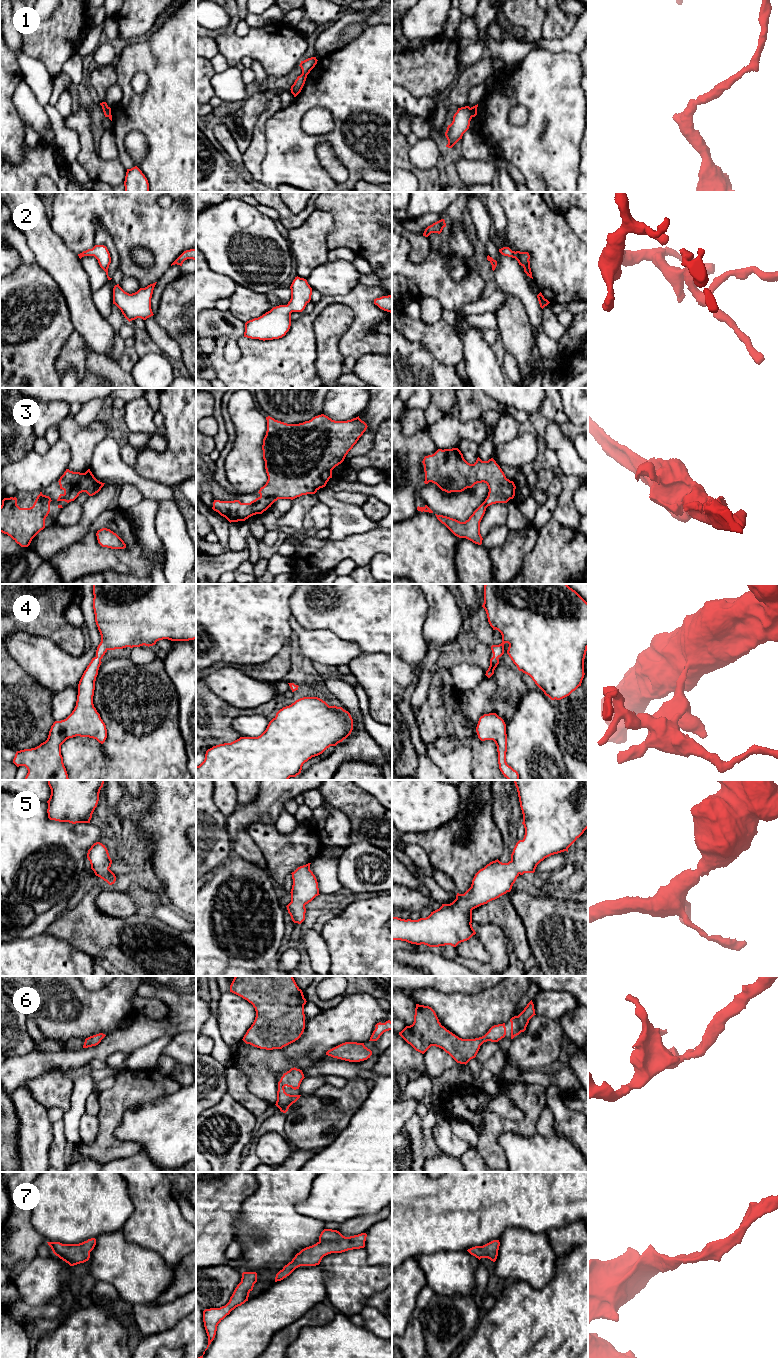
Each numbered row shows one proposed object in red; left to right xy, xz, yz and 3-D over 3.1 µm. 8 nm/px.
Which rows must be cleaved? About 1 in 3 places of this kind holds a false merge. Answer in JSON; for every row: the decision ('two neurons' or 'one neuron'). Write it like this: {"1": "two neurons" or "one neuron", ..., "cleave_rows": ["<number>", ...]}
{"1": "two neurons", "2": "one neuron", "3": "one neuron", "4": "one neuron", "5": "one neuron", "6": "one neuron", "7": "one neuron", "cleave_rows": ["1"]}

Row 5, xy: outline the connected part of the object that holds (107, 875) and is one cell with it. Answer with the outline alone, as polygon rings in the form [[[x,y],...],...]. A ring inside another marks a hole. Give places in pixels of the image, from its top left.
[[[100,842],[94,843],[88,850],[87,858],[90,861],[91,869],[95,875],[112,885],[116,881],[115,874],[109,869],[112,860],[109,856],[108,850]]]

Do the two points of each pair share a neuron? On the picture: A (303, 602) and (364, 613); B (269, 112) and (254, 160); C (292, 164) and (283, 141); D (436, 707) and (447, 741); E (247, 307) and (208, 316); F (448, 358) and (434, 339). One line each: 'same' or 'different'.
A: same
B: same
C: same
D: different
E: different
F: same

